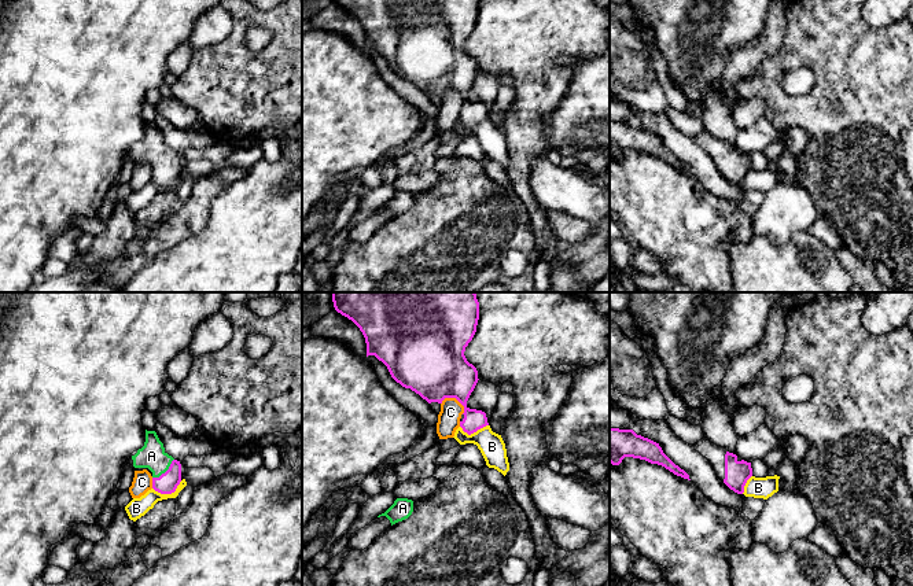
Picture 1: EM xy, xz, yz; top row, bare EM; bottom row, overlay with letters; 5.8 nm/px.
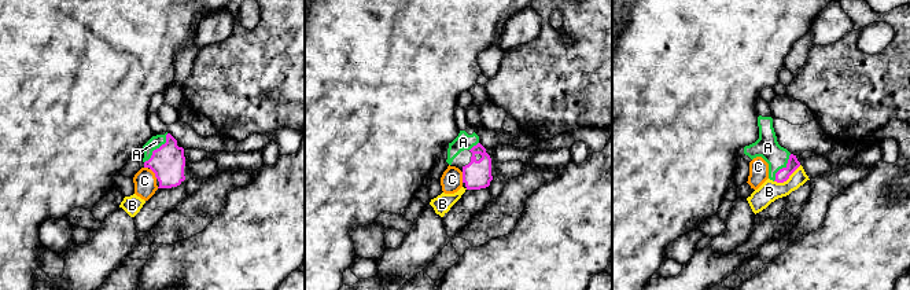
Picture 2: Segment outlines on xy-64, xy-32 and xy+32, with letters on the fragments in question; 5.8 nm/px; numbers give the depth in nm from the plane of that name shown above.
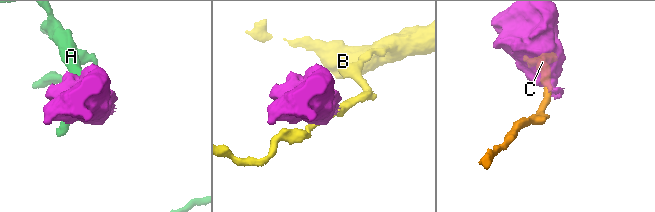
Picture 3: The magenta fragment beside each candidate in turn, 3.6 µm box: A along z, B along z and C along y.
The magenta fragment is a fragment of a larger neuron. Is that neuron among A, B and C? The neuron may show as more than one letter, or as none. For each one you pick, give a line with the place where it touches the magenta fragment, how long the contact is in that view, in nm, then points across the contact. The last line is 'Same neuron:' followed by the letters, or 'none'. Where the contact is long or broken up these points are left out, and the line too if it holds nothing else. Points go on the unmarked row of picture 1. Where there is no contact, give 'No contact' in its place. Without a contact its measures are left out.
A: Touches magenta at xy (166, 163). Shared border 170 nm. Path across: xy (166, 176), (166, 163), (151, 148)
Same neuron: A

